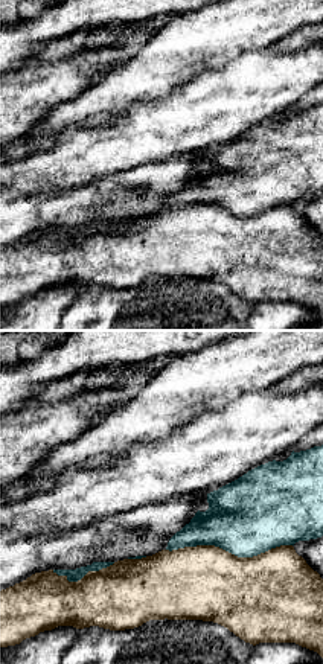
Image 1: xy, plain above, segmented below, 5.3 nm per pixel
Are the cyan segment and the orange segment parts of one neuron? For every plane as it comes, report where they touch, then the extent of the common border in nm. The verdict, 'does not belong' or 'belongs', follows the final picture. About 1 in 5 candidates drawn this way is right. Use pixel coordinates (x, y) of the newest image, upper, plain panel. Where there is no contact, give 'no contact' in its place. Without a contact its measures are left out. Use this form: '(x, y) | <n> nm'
(229, 210) | 650 nm

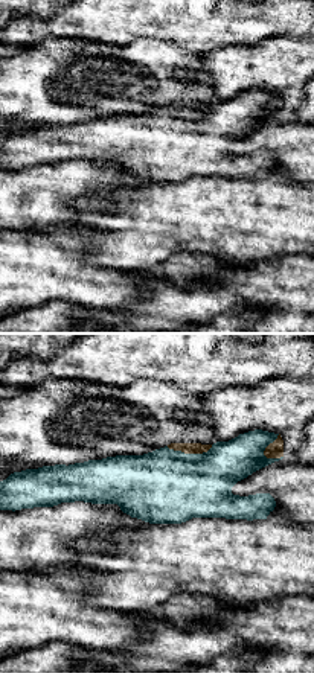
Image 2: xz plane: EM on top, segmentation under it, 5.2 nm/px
(189, 113) | 240 nm

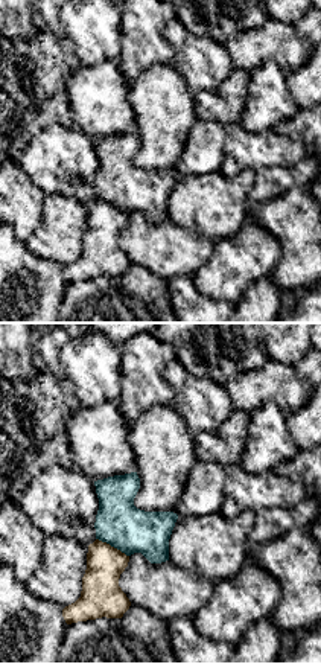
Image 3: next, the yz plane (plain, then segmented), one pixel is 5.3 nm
(113, 204) | 200 nm

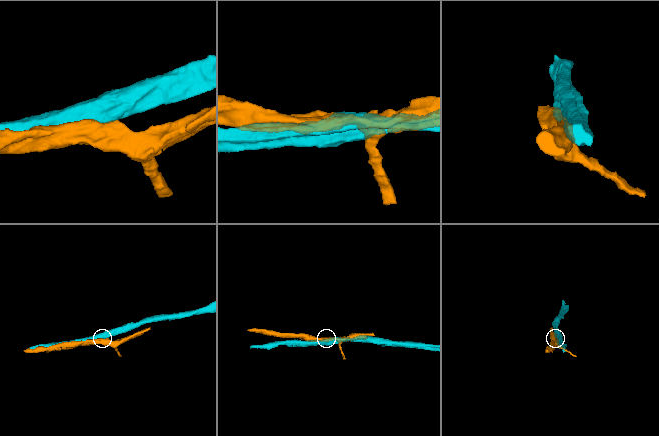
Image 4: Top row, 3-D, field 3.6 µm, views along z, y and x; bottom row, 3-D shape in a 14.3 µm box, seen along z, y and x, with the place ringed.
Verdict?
does not belong

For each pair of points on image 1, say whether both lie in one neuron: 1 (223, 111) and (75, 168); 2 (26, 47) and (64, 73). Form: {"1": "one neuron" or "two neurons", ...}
{"1": "one neuron", "2": "two neurons"}

